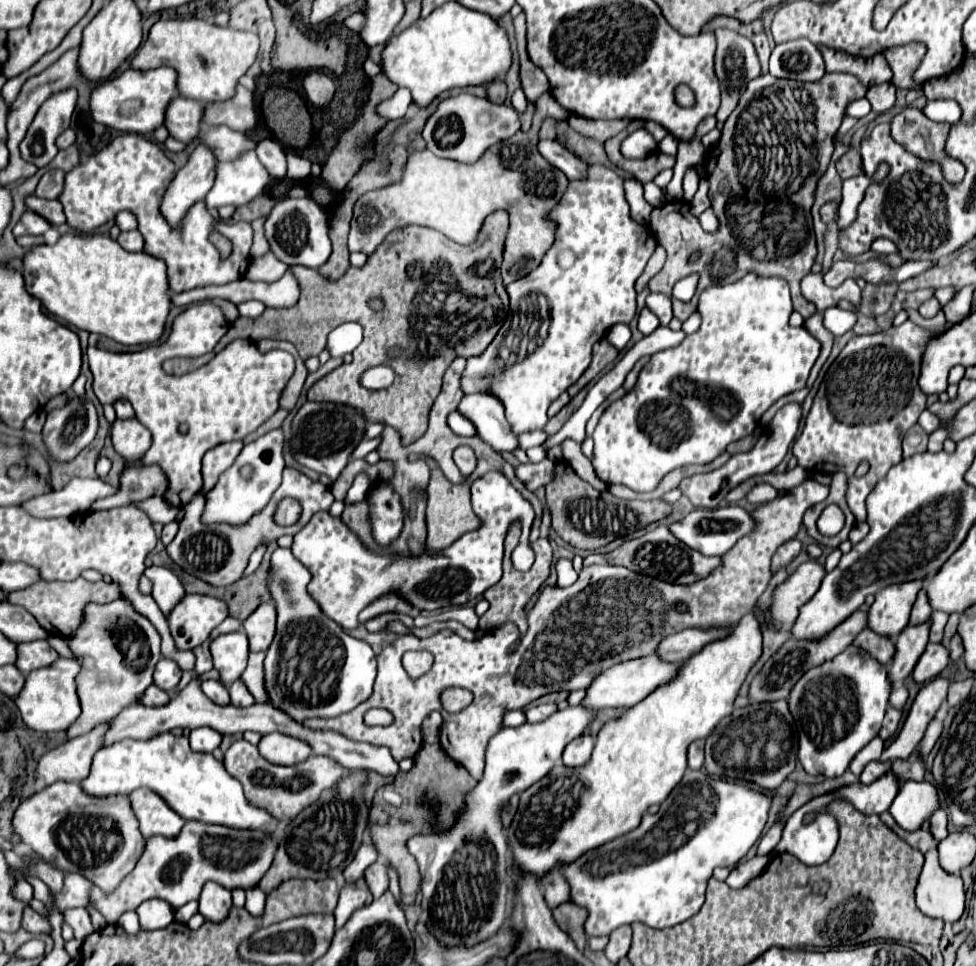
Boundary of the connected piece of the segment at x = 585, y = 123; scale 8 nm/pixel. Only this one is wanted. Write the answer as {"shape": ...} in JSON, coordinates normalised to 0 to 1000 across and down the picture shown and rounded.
{"shape":[[[584,119],[582,121],[582,129],[592,136],[594,140],[600,140],[600,142],[607,142],[611,144],[613,148],[619,148],[623,146],[625,142],[629,142],[629,138],[637,136],[643,125],[641,123],[631,123],[631,125],[607,125],[607,123],[600,123],[600,121],[590,121],[590,119]]]}

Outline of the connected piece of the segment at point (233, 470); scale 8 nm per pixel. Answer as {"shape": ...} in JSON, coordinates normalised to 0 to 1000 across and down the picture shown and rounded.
{"shape":[[[281,444],[262,457],[250,461],[248,469],[240,477],[236,486],[232,486],[223,500],[211,510],[211,523],[207,531],[207,541],[234,541],[234,543],[250,543],[262,531],[266,531],[279,510],[285,506],[291,486],[291,448],[289,444]]]}

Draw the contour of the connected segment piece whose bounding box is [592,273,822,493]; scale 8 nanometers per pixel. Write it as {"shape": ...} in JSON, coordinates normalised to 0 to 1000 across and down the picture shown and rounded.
{"shape":[[[768,283],[764,287],[760,287],[758,291],[752,293],[734,293],[727,297],[723,297],[717,305],[717,312],[715,312],[715,324],[719,326],[719,334],[715,339],[713,345],[709,347],[703,347],[701,353],[695,357],[695,359],[686,359],[686,361],[680,361],[680,363],[674,363],[666,370],[666,374],[662,376],[662,380],[656,384],[654,388],[654,396],[648,405],[643,405],[637,413],[629,415],[615,432],[609,448],[607,448],[607,457],[609,457],[609,488],[611,492],[621,500],[621,502],[627,502],[627,500],[635,500],[635,502],[641,502],[645,504],[648,508],[670,508],[672,502],[676,500],[676,496],[689,488],[689,486],[695,486],[699,481],[723,481],[727,477],[732,477],[738,469],[742,469],[744,461],[750,459],[750,457],[756,457],[764,450],[768,450],[773,444],[775,444],[775,438],[777,434],[781,432],[781,428],[799,411],[811,407],[811,405],[818,405],[826,399],[828,394],[828,388],[832,384],[832,378],[836,376],[838,367],[840,367],[840,353],[830,347],[824,339],[809,339],[807,336],[807,328],[811,324],[811,310],[809,310],[809,299],[807,299],[807,293],[805,289],[801,287],[779,287],[775,283]]]}

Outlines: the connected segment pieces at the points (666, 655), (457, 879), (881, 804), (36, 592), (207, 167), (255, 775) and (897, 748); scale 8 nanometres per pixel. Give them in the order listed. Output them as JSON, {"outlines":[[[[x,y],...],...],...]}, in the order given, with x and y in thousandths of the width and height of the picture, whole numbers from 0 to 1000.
{"outlines":[[[[701,651],[701,653],[680,659],[672,670],[672,678],[684,686],[701,684],[703,680],[711,678],[713,672],[719,672],[723,666],[740,661],[744,657],[746,657],[746,653],[740,653],[740,651],[725,651],[725,653]]],[[[592,730],[570,736],[553,748],[512,755],[500,769],[496,802],[488,815],[475,823],[477,837],[467,842],[463,856],[455,862],[424,864],[418,869],[418,881],[426,887],[432,908],[432,951],[453,978],[486,980],[502,972],[516,958],[523,908],[518,904],[520,871],[514,862],[514,837],[527,821],[535,821],[553,808],[572,784],[576,784],[578,773],[596,761],[607,744],[609,736]]],[[[910,798],[891,813],[873,811],[857,817],[857,821],[873,829],[873,833],[885,844],[902,844],[912,837],[920,817],[922,817],[922,806],[914,798]]],[[[80,597],[76,601],[53,601],[53,604],[39,601],[27,610],[8,614],[8,622],[14,622],[16,626],[23,626],[25,630],[29,630],[51,657],[70,659],[78,651],[80,643],[84,643],[84,630],[90,622],[115,622],[117,618],[123,618],[123,616],[125,614],[121,612],[121,606],[117,606],[115,601],[113,604],[107,604],[107,601],[92,604],[84,597]]],[[[203,150],[193,169],[180,177],[164,210],[164,223],[176,237],[184,235],[193,216],[207,208],[215,198],[215,192],[219,192],[219,171],[221,163],[215,154],[211,154],[211,150]]],[[[244,765],[236,771],[230,782],[230,792],[232,798],[248,811],[252,827],[258,833],[275,840],[285,850],[299,850],[309,837],[324,831],[332,817],[346,817],[350,804],[359,800],[357,796],[346,794],[344,788],[334,782],[318,782],[314,788],[303,792],[281,792],[264,780],[262,771],[250,765]]],[[[963,699],[963,701],[957,701],[953,707],[949,707],[941,715],[941,719],[939,719],[939,724],[936,724],[936,728],[934,728],[934,732],[930,736],[930,742],[928,742],[922,759],[910,771],[910,775],[906,775],[906,780],[902,784],[904,788],[932,784],[936,773],[945,767],[953,744],[959,740],[961,732],[969,724],[971,711],[973,711],[973,703]]]]}

